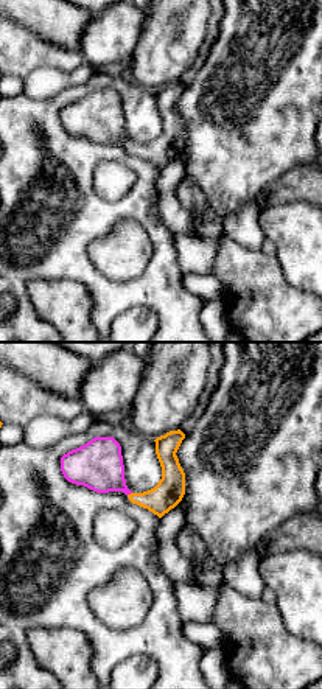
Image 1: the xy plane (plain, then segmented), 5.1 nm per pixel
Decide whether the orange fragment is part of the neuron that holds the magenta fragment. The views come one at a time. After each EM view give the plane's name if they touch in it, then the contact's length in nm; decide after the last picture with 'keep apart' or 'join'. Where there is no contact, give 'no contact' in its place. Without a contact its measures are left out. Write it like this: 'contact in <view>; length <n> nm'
contact in xy; length 30 nm

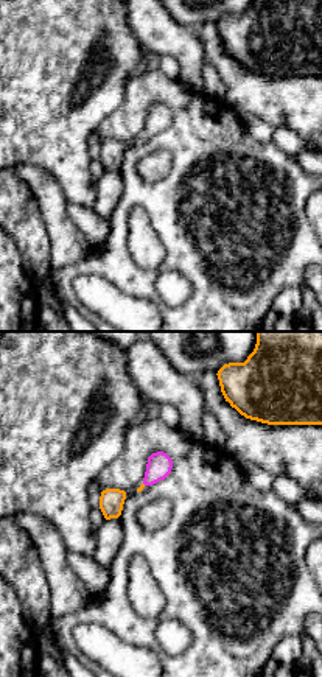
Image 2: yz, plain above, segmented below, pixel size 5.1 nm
no contact

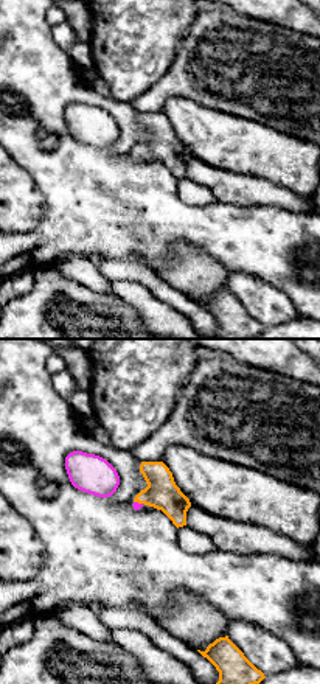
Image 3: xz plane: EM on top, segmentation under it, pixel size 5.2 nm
contact in xz; length 50 nm

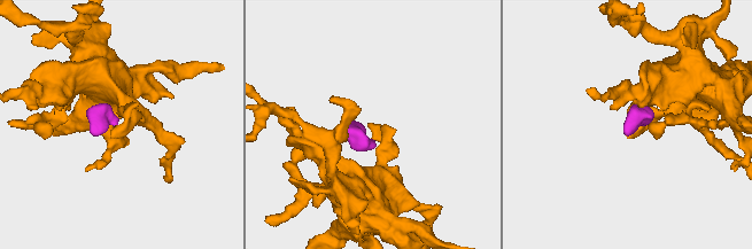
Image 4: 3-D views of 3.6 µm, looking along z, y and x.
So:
join

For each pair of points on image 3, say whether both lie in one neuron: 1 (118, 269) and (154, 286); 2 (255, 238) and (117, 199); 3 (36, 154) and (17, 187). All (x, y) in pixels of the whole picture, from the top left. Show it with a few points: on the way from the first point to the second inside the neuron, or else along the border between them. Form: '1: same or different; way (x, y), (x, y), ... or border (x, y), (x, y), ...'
1: same; way (128, 271), (140, 272), (145, 277)
2: same; way (221, 229), (151, 218)
3: different; border (16, 162), (39, 190), (44, 204)

